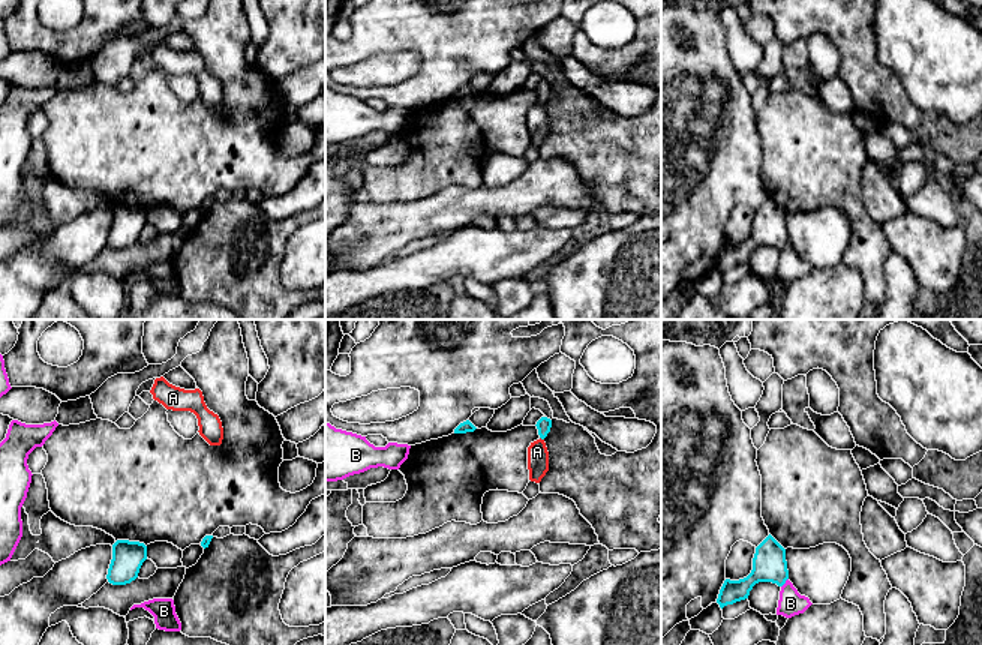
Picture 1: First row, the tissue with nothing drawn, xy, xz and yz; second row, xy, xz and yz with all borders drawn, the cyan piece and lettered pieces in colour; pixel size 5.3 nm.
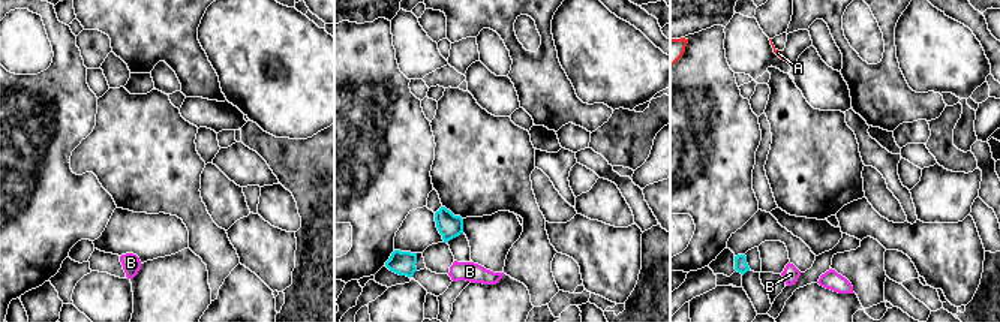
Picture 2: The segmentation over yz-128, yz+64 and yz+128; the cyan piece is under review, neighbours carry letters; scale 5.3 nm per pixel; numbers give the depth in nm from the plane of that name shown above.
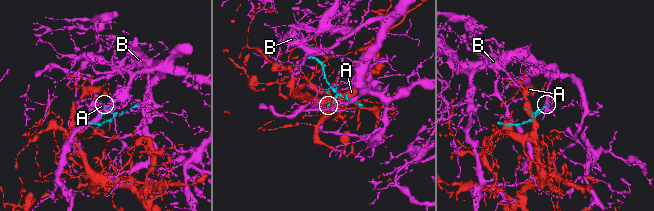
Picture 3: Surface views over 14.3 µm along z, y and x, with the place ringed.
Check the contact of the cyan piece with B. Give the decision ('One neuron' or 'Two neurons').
Two neurons

